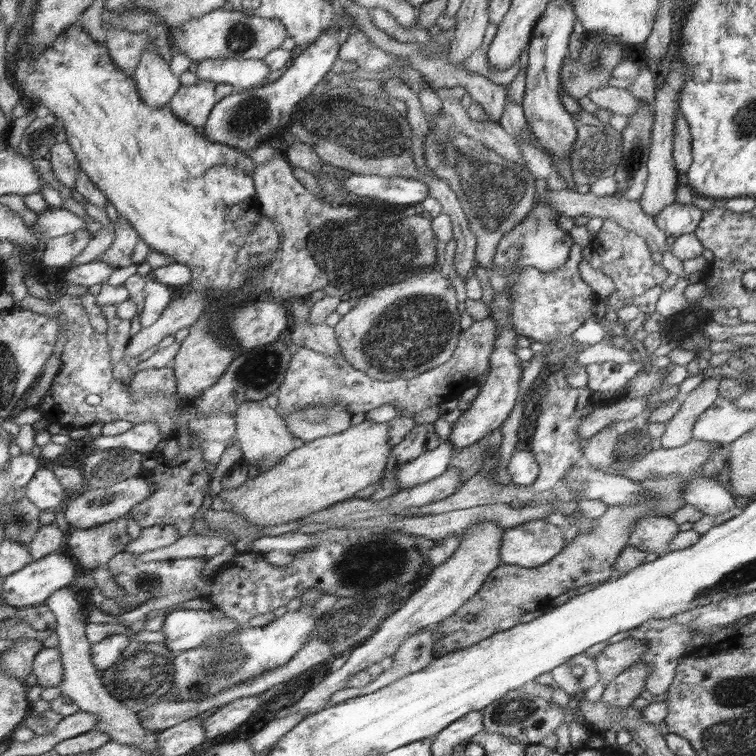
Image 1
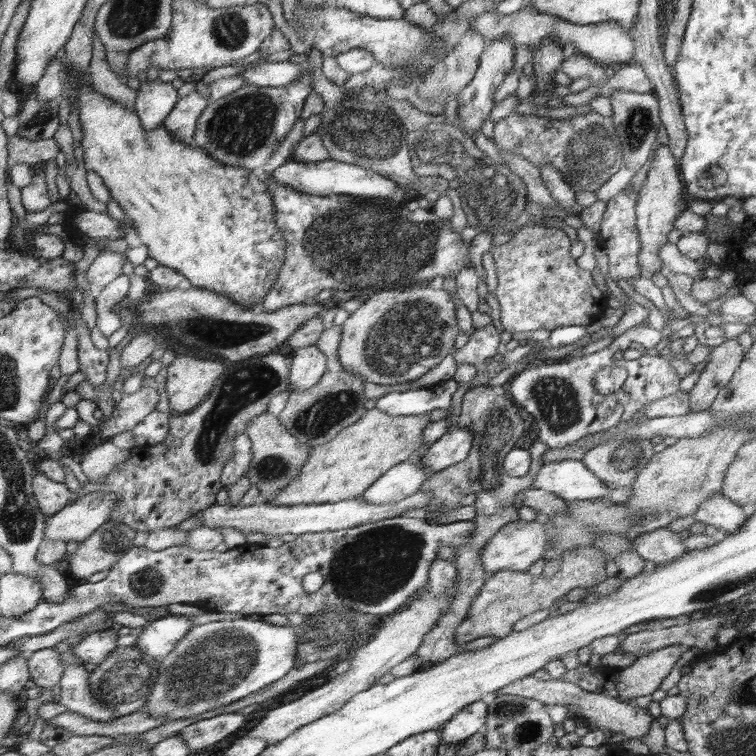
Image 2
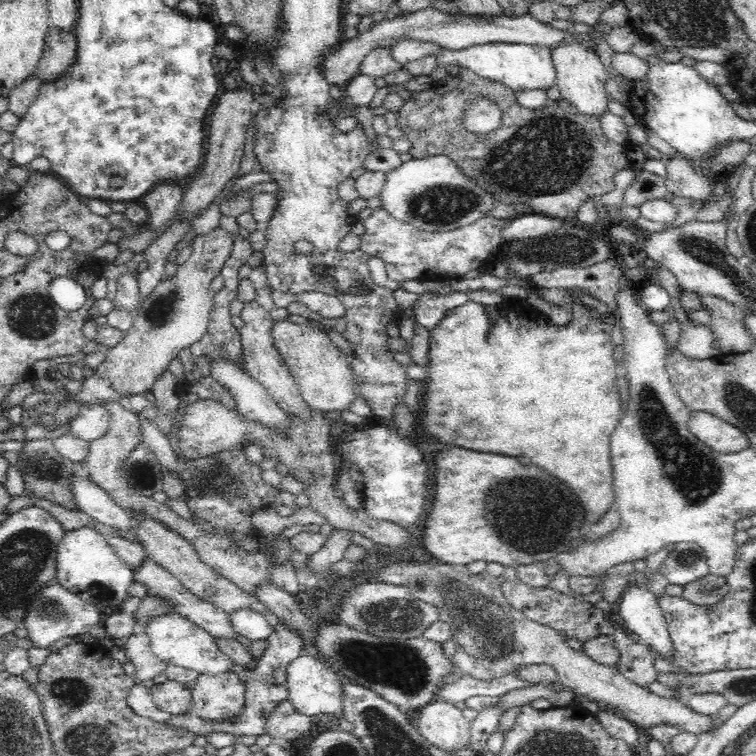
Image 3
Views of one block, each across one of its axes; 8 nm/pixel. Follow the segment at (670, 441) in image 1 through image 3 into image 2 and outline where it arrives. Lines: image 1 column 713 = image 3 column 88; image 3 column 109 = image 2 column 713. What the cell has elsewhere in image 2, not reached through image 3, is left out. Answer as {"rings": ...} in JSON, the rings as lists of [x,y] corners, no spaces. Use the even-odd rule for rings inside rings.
{"rings":[[[738,338],[727,339],[712,350],[698,382],[688,393],[690,413],[711,408],[720,389],[733,377],[744,355]]]}

